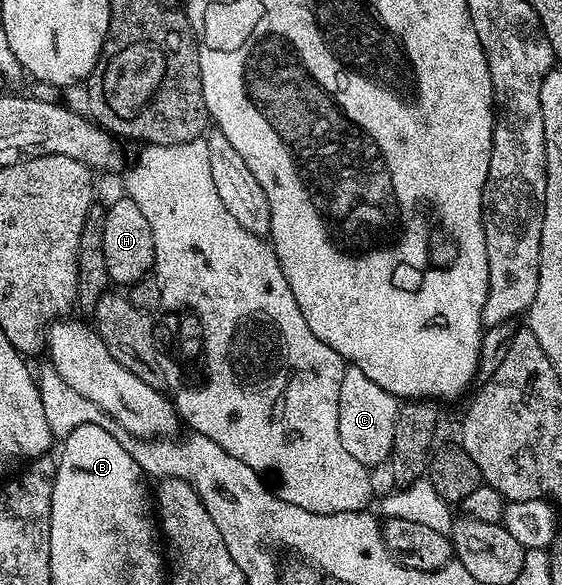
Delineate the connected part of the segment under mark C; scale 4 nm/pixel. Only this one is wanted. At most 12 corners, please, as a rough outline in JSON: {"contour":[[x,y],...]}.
{"contour":[[346,367],[339,438],[355,462],[392,457],[398,397]]}

